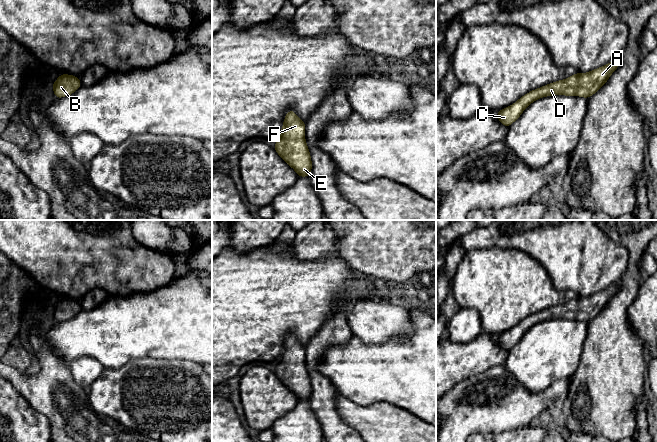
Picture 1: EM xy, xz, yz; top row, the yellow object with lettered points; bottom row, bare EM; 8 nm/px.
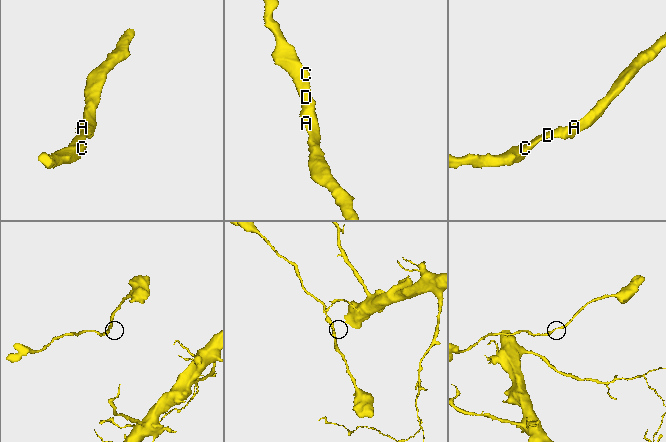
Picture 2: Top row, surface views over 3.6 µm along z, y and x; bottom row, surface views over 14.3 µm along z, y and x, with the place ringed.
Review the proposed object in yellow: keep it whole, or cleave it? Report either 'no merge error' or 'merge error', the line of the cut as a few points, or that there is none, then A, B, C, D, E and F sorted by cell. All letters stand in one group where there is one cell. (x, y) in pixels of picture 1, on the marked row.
no merge error; no cut; A B C D E F

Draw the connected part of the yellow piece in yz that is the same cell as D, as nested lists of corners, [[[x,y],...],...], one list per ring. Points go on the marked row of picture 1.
[[[618,57],[607,65],[590,72],[583,74],[575,73],[565,80],[559,80],[530,91],[511,106],[496,112],[497,117],[501,124],[509,127],[519,118],[529,104],[542,97],[551,95],[577,95],[588,99],[606,83],[619,64],[620,58]]]

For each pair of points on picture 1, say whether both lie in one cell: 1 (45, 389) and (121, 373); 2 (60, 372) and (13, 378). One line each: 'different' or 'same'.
1: different
2: same

